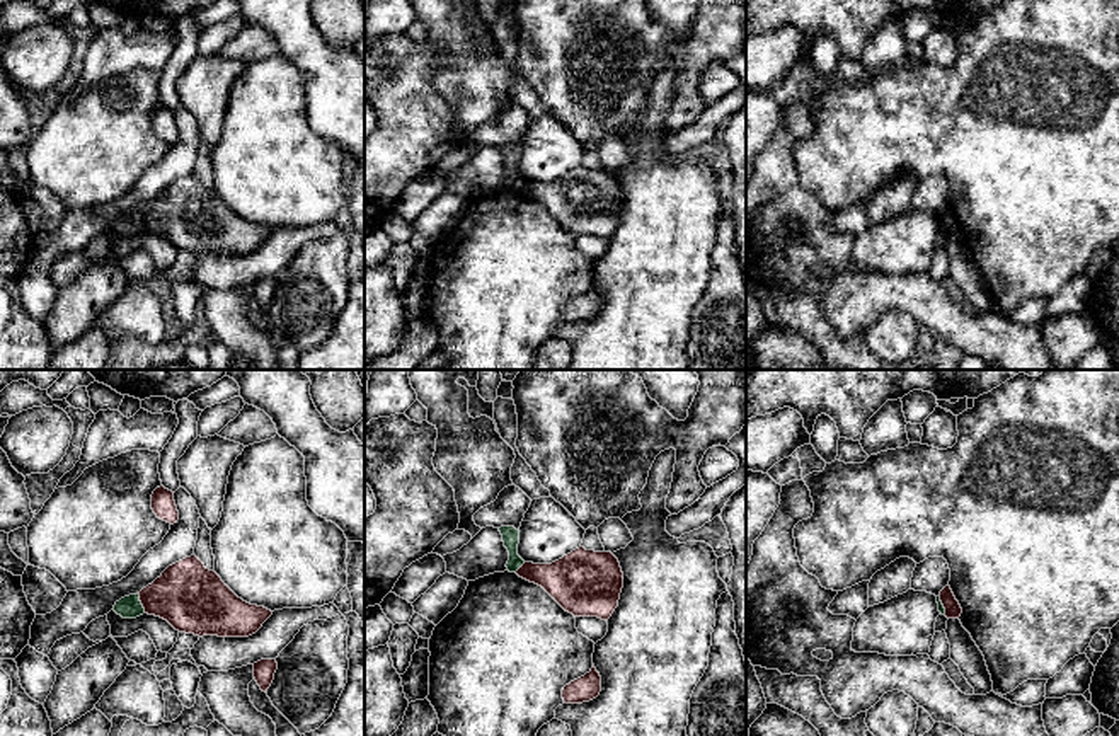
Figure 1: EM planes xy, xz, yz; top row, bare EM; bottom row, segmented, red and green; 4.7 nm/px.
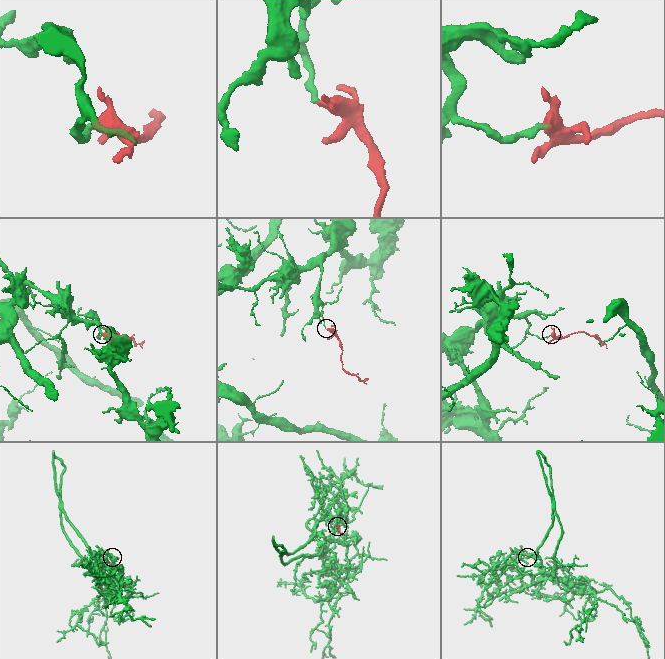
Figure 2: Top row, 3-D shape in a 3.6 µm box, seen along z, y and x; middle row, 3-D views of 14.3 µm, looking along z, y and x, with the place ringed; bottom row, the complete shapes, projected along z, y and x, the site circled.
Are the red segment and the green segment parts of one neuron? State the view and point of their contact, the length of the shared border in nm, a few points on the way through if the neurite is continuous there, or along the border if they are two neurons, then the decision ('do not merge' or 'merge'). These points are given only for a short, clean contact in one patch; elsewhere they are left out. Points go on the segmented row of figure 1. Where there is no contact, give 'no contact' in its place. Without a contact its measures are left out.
xy (142, 603) | 100 nm | along xy (137, 593), (145, 612) | do not merge

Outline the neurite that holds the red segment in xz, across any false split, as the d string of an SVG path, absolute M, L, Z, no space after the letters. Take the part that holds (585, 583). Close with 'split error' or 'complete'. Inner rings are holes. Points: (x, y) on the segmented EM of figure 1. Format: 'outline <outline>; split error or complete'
outline M579 547L552 564L525 562L516 574L542 586L574 617L608 620L618 607L623 572L611 552Z; complete

